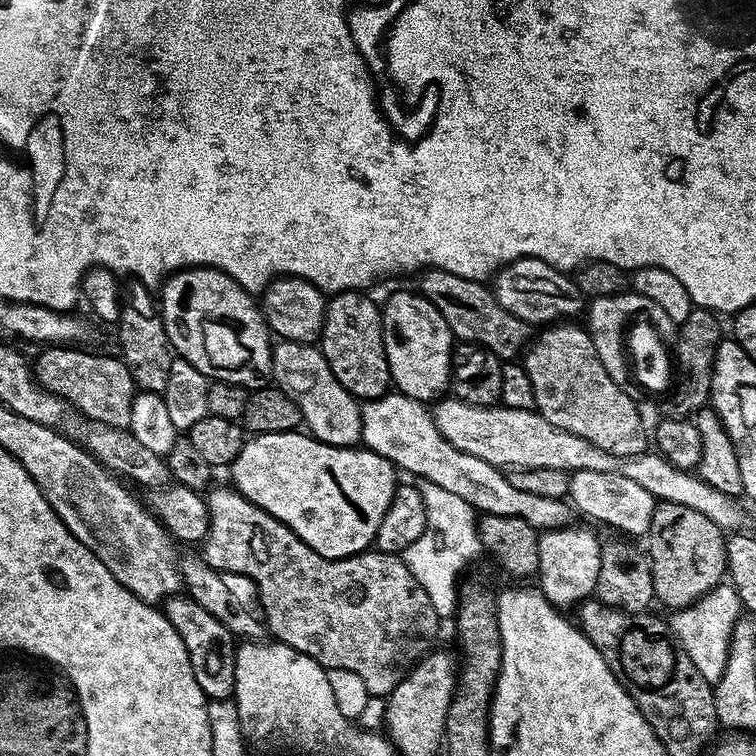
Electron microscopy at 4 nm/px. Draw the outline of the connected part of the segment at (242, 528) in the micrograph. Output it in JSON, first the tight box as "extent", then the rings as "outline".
{"extent":[202,487,438,698],"outline":[[[213,487],[206,496],[210,526],[208,527],[208,539],[203,541],[202,544],[202,548],[204,548],[202,549],[204,560],[211,568],[217,568],[222,573],[231,574],[233,572],[236,576],[245,576],[246,579],[253,580],[256,583],[256,588],[260,591],[260,604],[264,607],[264,612],[262,611],[263,619],[267,623],[269,633],[279,643],[290,646],[294,650],[298,650],[302,654],[314,658],[314,662],[318,662],[326,670],[329,668],[354,670],[354,674],[362,677],[362,683],[366,685],[366,690],[371,696],[374,698],[388,697],[398,686],[398,682],[402,682],[405,676],[416,667],[421,657],[433,647],[432,639],[436,636],[438,617],[434,606],[430,602],[430,594],[426,594],[426,590],[422,590],[418,578],[414,578],[414,574],[410,574],[410,570],[406,567],[403,559],[399,555],[390,552],[369,550],[359,552],[356,556],[348,556],[344,560],[327,560],[326,558],[322,558],[322,554],[318,554],[313,548],[306,546],[306,542],[299,540],[278,518],[274,518],[269,512],[259,508],[257,504],[247,500],[241,492],[236,491],[235,487],[227,487]]]}

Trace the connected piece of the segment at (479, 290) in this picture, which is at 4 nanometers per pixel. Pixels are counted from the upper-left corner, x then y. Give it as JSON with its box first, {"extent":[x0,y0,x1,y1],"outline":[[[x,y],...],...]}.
{"extent":[418,268,534,362],"outline":[[[437,268],[421,271],[418,279],[420,295],[425,296],[436,307],[442,318],[446,318],[457,341],[465,340],[468,346],[485,348],[501,362],[515,361],[529,347],[534,336],[533,325],[510,314],[510,310],[506,310],[506,306],[498,302],[495,291],[487,283],[470,278],[458,278],[458,274],[450,274]]]}

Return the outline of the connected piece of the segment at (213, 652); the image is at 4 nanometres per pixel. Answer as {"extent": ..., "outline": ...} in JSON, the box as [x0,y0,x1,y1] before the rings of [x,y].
{"extent":[163,594,237,701],"outline":[[[177,594],[163,601],[164,617],[178,630],[178,638],[186,646],[186,654],[190,658],[190,670],[194,670],[194,678],[198,678],[198,686],[202,686],[209,701],[232,700],[236,691],[234,670],[236,669],[237,637],[232,635],[214,614],[202,610],[198,602],[191,600],[187,594]]]}

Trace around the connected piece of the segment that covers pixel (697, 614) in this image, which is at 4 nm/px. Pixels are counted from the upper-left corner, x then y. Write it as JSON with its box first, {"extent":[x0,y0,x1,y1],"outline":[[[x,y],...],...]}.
{"extent":[669,582,743,684],"outline":[[[722,582],[695,604],[675,609],[669,615],[672,633],[678,638],[694,666],[698,667],[698,672],[711,684],[719,681],[725,672],[733,626],[740,619],[743,608],[735,587],[731,583]]]}

